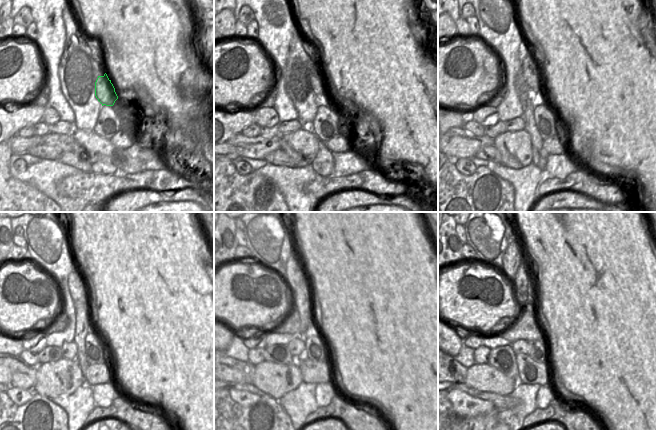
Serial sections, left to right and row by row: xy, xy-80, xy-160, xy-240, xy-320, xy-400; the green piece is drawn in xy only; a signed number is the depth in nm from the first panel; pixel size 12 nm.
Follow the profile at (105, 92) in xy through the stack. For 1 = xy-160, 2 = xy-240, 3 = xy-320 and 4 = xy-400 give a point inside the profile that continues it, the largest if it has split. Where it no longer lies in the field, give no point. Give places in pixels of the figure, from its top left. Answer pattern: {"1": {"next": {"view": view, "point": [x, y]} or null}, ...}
{"1": {"next": {"view": "xy-160", "point": [535, 96]}}, "2": {"next": {"view": "xy-240", "point": [77, 288]}}, "3": {"next": {"view": "xy-320", "point": [294, 272]}}, "4": {"next": {"view": "xy-400", "point": [512, 258]}}}

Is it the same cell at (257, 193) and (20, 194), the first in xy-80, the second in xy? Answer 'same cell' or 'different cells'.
same cell

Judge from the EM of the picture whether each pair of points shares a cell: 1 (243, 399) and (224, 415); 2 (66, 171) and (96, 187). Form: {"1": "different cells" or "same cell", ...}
{"1": "different cells", "2": "different cells"}

